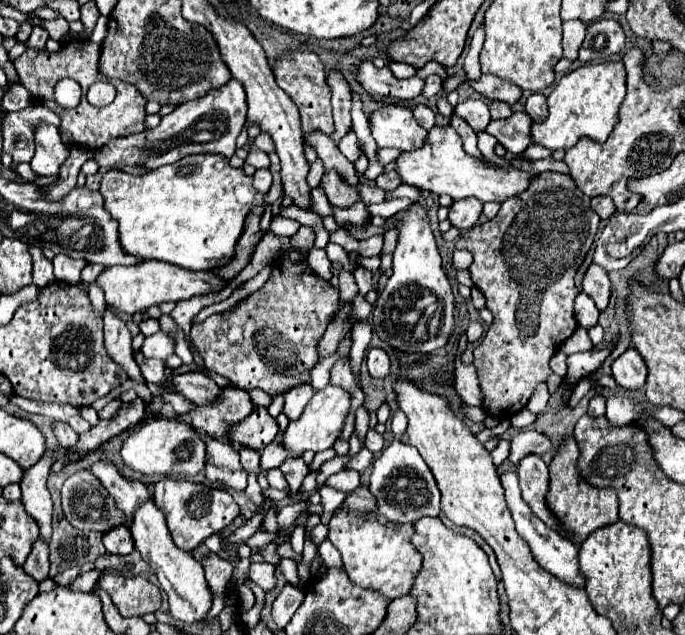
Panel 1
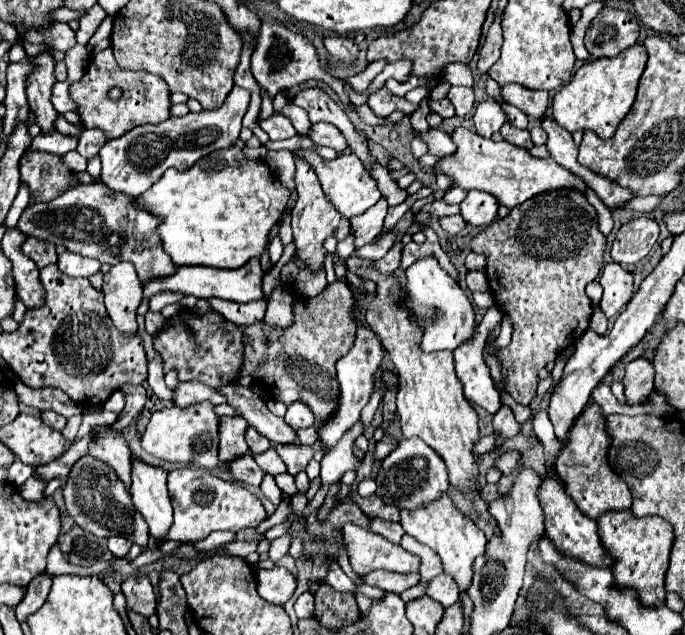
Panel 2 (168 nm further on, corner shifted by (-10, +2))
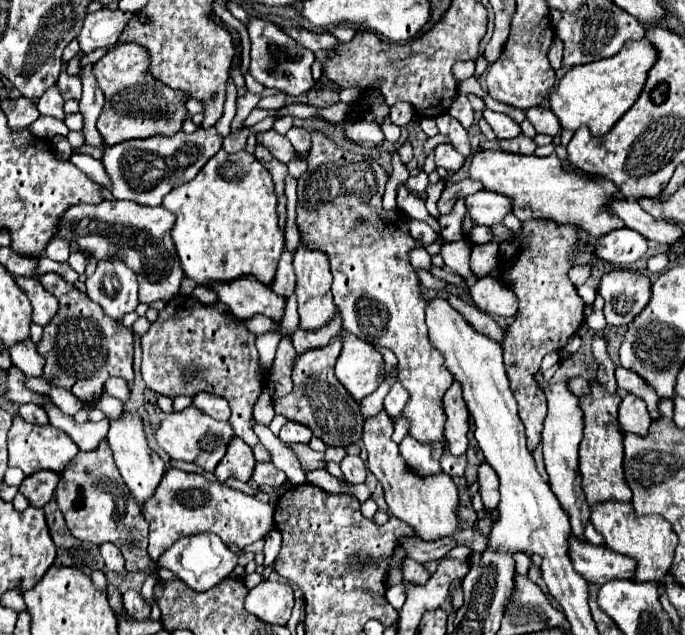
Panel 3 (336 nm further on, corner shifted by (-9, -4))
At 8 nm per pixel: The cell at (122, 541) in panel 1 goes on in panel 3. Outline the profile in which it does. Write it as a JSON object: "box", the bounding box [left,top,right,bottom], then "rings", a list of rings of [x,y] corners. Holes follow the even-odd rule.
{"box":[101,544,125,572],"rings":[[[103,544],[103,546],[101,546],[101,556],[103,556],[105,566],[107,566],[109,570],[115,570],[115,572],[123,570],[125,560],[123,560],[123,554],[119,552],[117,546],[113,546],[113,544]]]}

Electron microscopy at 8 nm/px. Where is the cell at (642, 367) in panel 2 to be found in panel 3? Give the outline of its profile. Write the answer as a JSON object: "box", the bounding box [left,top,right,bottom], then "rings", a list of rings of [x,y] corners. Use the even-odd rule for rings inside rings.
{"box":[619,394,651,436],"rings":[[[623,394],[623,402],[619,406],[619,424],[623,432],[637,434],[637,436],[647,434],[651,426],[651,418],[647,414],[645,402],[631,394]]]}

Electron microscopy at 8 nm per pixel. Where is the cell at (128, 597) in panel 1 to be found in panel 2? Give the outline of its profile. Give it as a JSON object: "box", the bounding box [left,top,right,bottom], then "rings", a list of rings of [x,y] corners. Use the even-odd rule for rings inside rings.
{"box":[122,576,156,616],"rings":[[[130,576],[122,582],[122,594],[126,596],[126,606],[128,610],[142,614],[142,616],[152,616],[156,612],[156,592],[154,586],[150,584],[148,576]]]}

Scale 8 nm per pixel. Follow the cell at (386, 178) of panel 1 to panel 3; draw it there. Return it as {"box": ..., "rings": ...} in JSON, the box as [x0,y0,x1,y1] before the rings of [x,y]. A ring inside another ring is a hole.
{"box":[407,172,427,192],"rings":[[[419,172],[417,176],[409,176],[409,180],[407,180],[407,188],[411,190],[411,192],[423,192],[425,188],[427,188],[427,172]]]}

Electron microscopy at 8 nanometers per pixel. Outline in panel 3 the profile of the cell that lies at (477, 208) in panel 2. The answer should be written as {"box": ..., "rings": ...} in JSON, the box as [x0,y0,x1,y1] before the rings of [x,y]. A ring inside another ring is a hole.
{"box":[465,190,513,226],"rings":[[[487,190],[467,196],[465,206],[467,206],[467,212],[471,214],[473,222],[485,224],[485,226],[495,226],[495,224],[503,222],[503,218],[513,208],[509,198],[505,198],[503,194],[497,194],[497,192],[487,192]]]}

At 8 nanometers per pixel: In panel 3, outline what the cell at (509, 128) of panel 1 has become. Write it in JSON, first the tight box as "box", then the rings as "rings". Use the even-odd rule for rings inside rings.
{"box":[499,134,537,154],"rings":[[[519,134],[517,138],[511,138],[511,140],[499,140],[499,148],[501,148],[501,150],[505,150],[505,152],[533,154],[533,152],[535,152],[535,148],[537,148],[537,144],[535,144],[531,138],[527,138],[527,136]]]}

